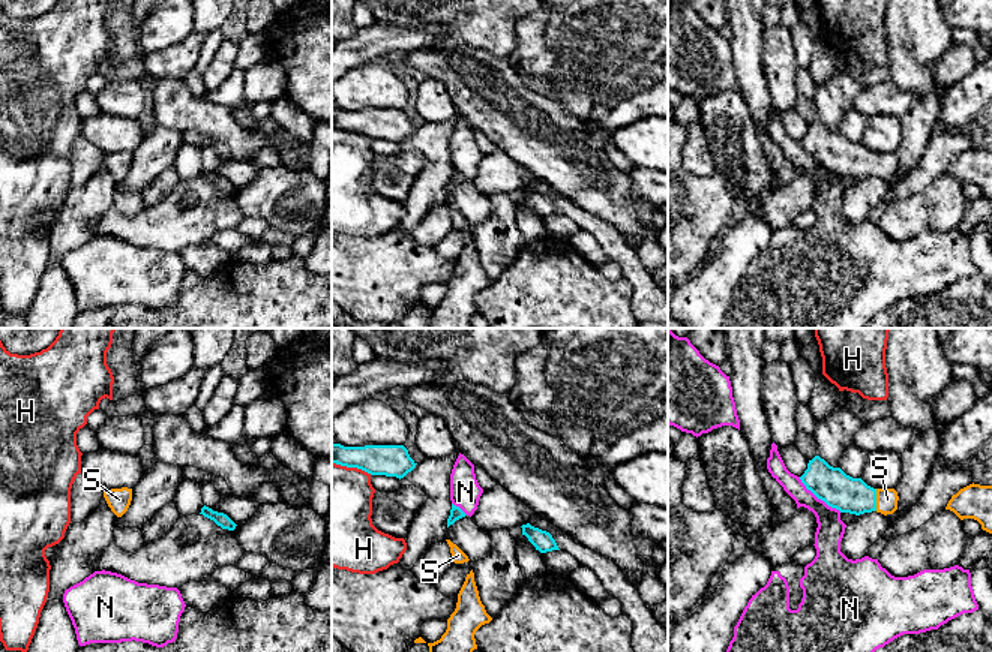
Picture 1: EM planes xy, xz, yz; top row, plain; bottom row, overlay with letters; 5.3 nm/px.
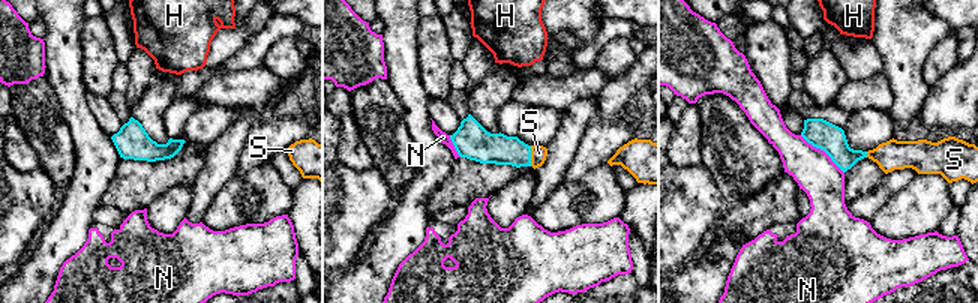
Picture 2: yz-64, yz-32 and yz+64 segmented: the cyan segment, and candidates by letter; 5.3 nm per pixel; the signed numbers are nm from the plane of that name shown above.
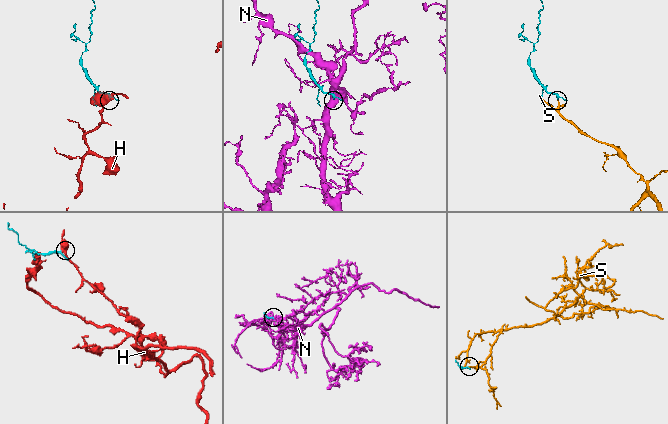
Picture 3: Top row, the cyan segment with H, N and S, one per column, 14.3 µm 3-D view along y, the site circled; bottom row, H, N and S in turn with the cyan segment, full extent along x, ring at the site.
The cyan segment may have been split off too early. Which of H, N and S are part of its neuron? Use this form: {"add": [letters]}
{"add": ["S"]}

